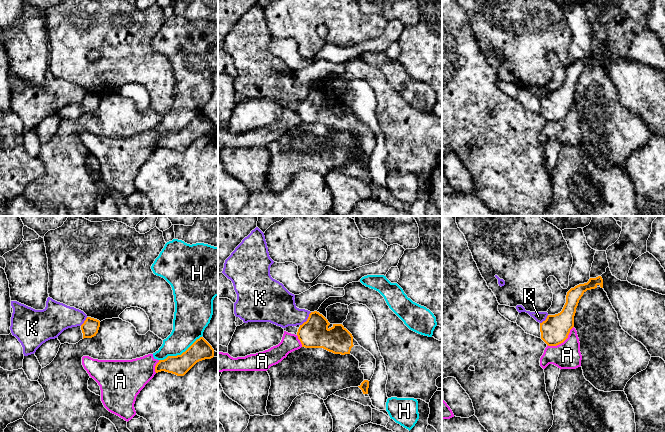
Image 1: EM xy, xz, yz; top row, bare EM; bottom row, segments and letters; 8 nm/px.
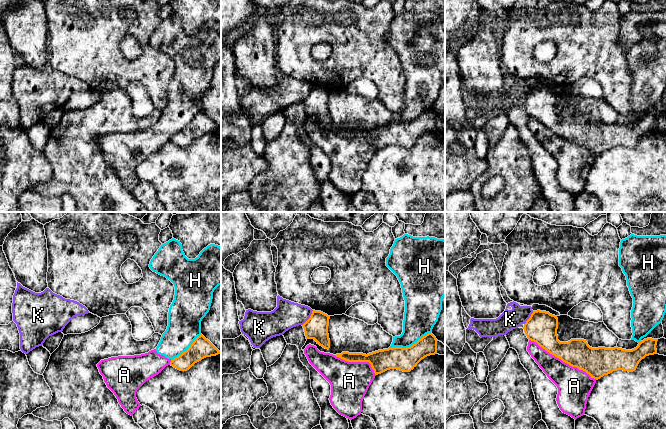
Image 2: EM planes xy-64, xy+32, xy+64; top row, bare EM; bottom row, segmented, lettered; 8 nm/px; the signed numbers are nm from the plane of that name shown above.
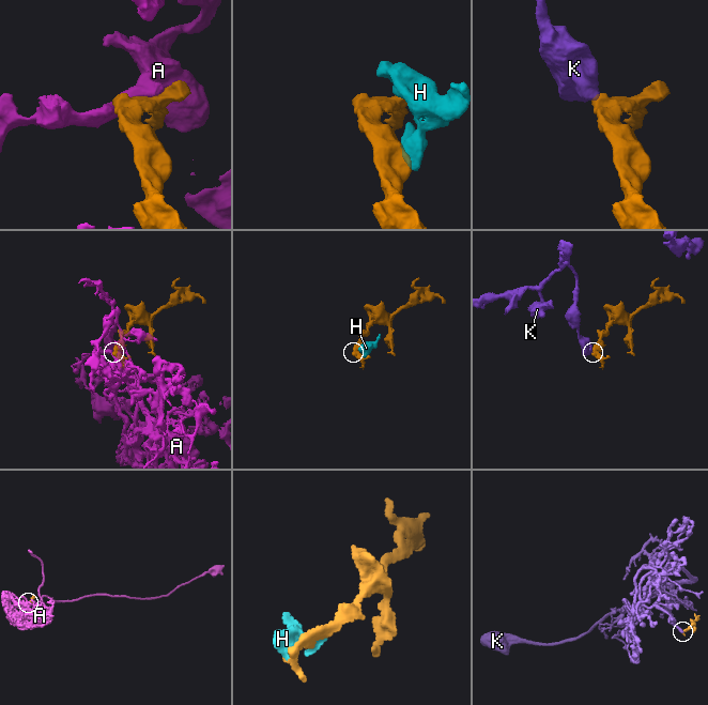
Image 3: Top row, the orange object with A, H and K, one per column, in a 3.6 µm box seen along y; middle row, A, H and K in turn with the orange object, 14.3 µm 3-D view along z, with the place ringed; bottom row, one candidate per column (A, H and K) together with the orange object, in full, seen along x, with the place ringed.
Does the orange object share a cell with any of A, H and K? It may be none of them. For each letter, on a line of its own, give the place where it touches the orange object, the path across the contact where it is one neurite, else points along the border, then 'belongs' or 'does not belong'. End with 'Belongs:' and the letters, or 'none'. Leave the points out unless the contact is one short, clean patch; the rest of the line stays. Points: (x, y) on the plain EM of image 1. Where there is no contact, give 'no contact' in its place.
A: contact yz (562, 118); does not belong
H: contact xy (181, 130); does not belong
K: contact xz (307, 95); border xz (311, 88), (308, 94), (300, 101); does not belong
Belongs: none

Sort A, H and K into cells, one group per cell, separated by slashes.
A H / K

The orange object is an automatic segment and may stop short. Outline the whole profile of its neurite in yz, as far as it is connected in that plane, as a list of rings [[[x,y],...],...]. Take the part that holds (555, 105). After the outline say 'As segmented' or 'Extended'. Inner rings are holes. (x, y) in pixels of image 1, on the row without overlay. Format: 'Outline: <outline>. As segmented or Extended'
Outline: [[[601,52],[590,54],[587,59],[579,60],[571,64],[566,71],[566,79],[562,87],[555,91],[548,91],[546,96],[540,99],[541,115],[548,122],[557,122],[563,119],[574,103],[574,92],[579,76],[587,66],[597,62],[603,64]]]. As segmented

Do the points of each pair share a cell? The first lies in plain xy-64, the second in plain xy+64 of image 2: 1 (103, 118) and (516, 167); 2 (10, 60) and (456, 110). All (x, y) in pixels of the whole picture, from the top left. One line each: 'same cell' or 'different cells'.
1: same cell
2: same cell

